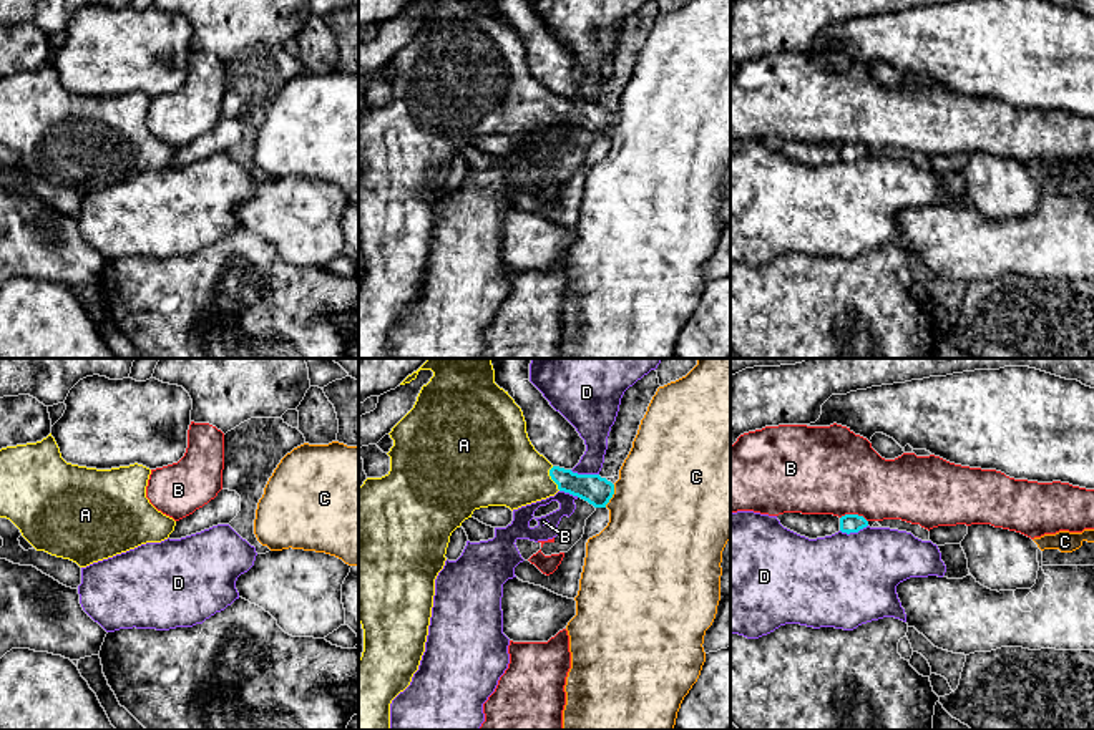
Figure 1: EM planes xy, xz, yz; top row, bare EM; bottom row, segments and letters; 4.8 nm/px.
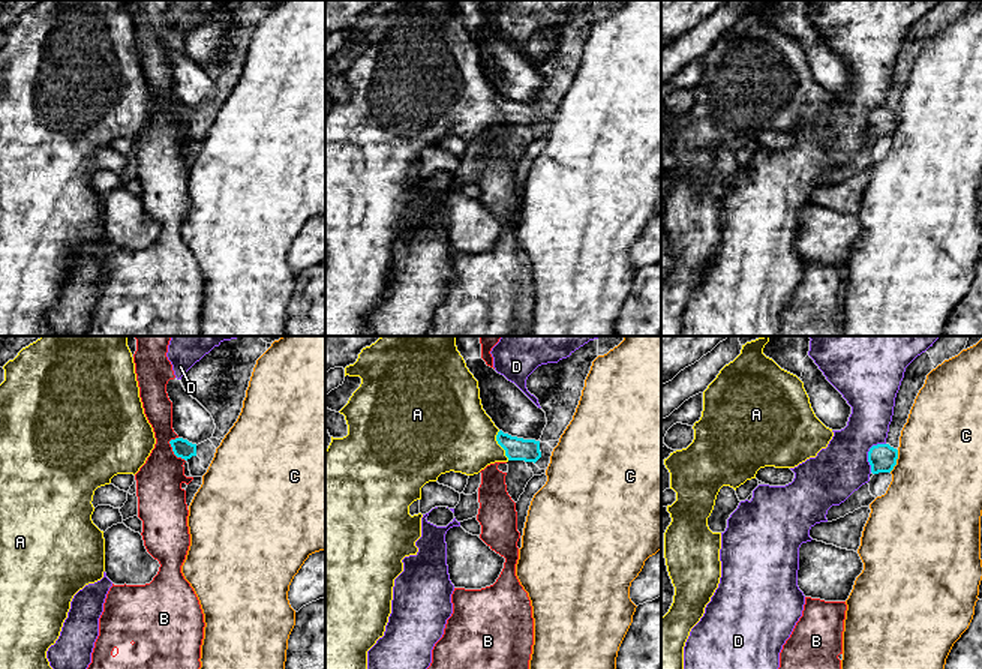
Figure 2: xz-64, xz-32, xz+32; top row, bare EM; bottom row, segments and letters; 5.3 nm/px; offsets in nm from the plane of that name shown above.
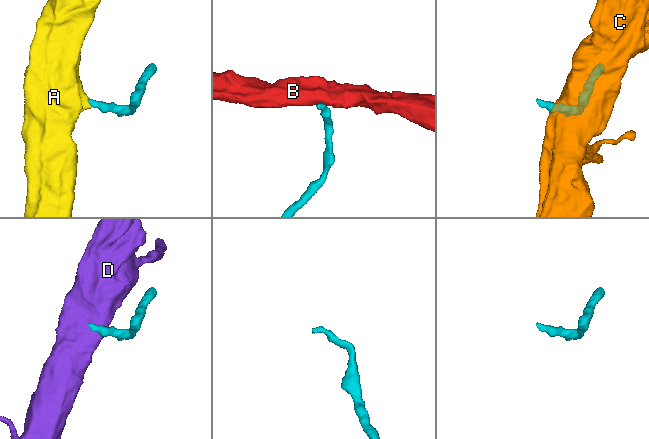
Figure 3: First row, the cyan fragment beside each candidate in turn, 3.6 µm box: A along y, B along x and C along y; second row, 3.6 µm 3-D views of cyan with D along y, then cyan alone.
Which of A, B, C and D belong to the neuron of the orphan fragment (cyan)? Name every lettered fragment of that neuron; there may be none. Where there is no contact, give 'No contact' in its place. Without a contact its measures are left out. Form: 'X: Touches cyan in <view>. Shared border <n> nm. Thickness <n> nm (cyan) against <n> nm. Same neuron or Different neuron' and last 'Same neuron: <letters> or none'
A: Touches cyan in xz. Shared border 130 nm. Thickness 140 nm (cyan) against 360 nm. Same neuron
B: Touches cyan in yz. Shared border 140 nm. Thickness 100 nm (cyan) against 440 nm. Different neuron
C: Touches cyan in xz. Shared border 120 nm. Thickness 140 nm (cyan) against 500 nm. Different neuron
D: Touches cyan in xz. Shared border 150 nm. Thickness 140 nm (cyan) against 160 nm. Different neuron
Same neuron: A

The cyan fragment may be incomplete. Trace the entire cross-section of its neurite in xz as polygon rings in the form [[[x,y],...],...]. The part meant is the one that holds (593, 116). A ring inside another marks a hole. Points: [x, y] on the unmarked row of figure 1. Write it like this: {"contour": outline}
{"contour": [[[433,0],[413,36],[388,63],[393,68],[387,81],[390,100],[382,106],[367,106],[359,116],[359,251],[364,257],[359,358],[390,358],[390,332],[410,314],[425,280],[435,207],[445,194],[450,164],[475,138],[506,134],[513,139],[558,119],[578,124],[594,136],[606,136],[614,123],[614,113],[606,106],[553,95],[535,78],[521,36],[495,12],[495,0]]]}

